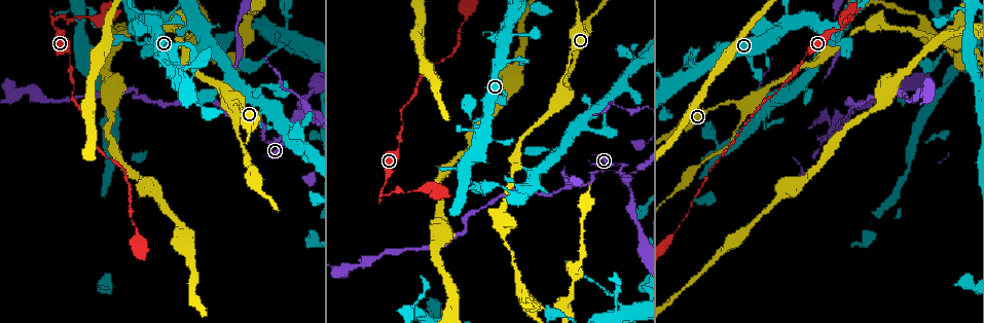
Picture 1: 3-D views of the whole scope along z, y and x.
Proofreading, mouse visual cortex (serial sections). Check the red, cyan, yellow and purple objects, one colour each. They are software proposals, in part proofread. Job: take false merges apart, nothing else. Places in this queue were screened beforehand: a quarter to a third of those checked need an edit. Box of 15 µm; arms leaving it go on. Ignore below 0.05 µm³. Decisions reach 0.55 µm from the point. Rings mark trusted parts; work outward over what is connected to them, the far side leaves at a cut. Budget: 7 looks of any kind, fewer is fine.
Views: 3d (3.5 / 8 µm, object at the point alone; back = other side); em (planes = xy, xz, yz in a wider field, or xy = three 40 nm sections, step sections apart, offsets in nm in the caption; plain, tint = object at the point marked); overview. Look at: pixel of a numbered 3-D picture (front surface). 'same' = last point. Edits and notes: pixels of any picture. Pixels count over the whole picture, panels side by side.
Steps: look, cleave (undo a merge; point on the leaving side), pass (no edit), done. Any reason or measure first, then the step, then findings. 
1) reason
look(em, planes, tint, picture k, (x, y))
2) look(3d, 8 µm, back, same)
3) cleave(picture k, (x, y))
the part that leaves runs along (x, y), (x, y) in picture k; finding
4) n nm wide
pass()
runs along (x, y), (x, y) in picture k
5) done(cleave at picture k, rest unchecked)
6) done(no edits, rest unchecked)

look(3d, 3.5 µm, picture 1, (56, 20))

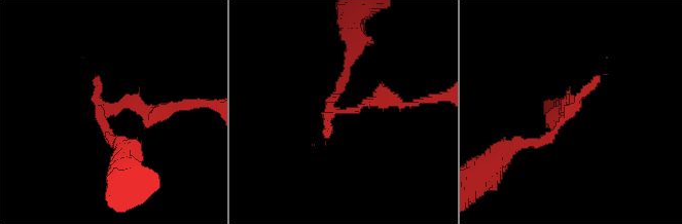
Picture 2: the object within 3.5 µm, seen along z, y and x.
shape alone is not enough
look(em, xy, step 2, tint, picture 2, (573, 109))

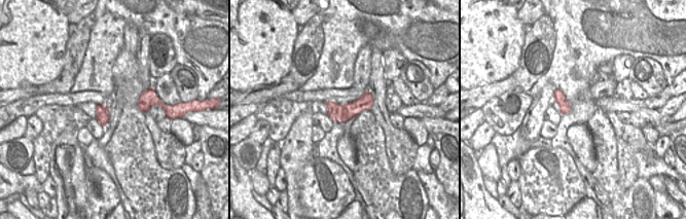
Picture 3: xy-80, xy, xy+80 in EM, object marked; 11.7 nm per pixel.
cut it another way
look(em, xy, step 3, tint, same)

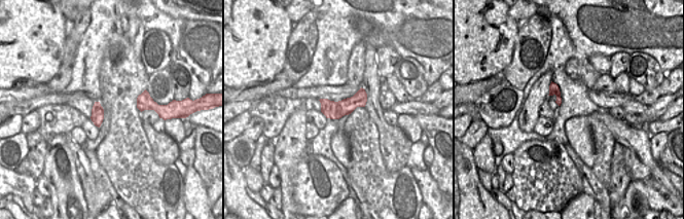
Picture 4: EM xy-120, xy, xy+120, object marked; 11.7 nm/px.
cleave(picture 2, (377, 103))
the part that leaves runs along (114, 110), (203, 104) in picture 2; two cells meet here

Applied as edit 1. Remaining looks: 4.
narrows sharply
look(3d, 3.5 µm, picture 1, (149, 27))

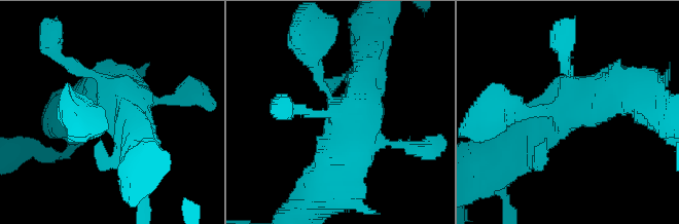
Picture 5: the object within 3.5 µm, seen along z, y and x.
now the EM
look(em, xy, step 1, tint, picture 5, (555, 110))

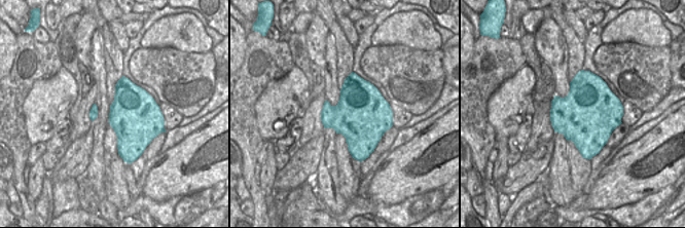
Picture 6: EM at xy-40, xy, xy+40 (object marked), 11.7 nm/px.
pass()
runs along (525, 133), (577, 98), (638, 88) in picture 5; all the same cell

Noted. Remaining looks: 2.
done(cleave at picture 2, rest unchecked)

